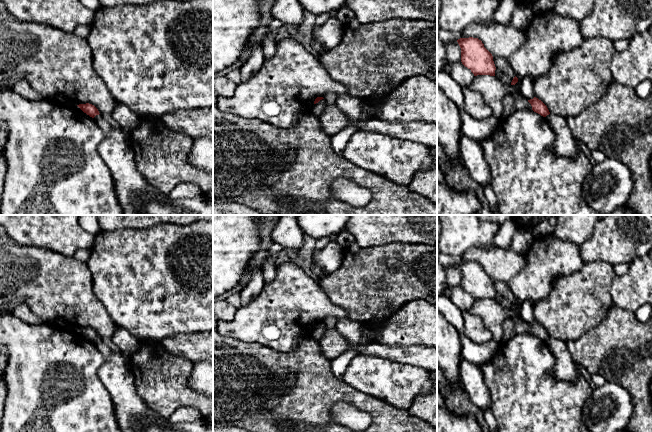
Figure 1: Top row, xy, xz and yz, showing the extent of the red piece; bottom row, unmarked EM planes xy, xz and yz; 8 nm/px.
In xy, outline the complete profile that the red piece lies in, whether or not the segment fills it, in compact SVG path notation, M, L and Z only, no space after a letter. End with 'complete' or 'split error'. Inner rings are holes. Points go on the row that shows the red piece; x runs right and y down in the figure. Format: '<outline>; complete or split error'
M89 103L86 104L79 104L77 105L84 113L86 113L87 115L89 115L90 117L94 118L96 115L99 115L99 111L98 109Z; complete

